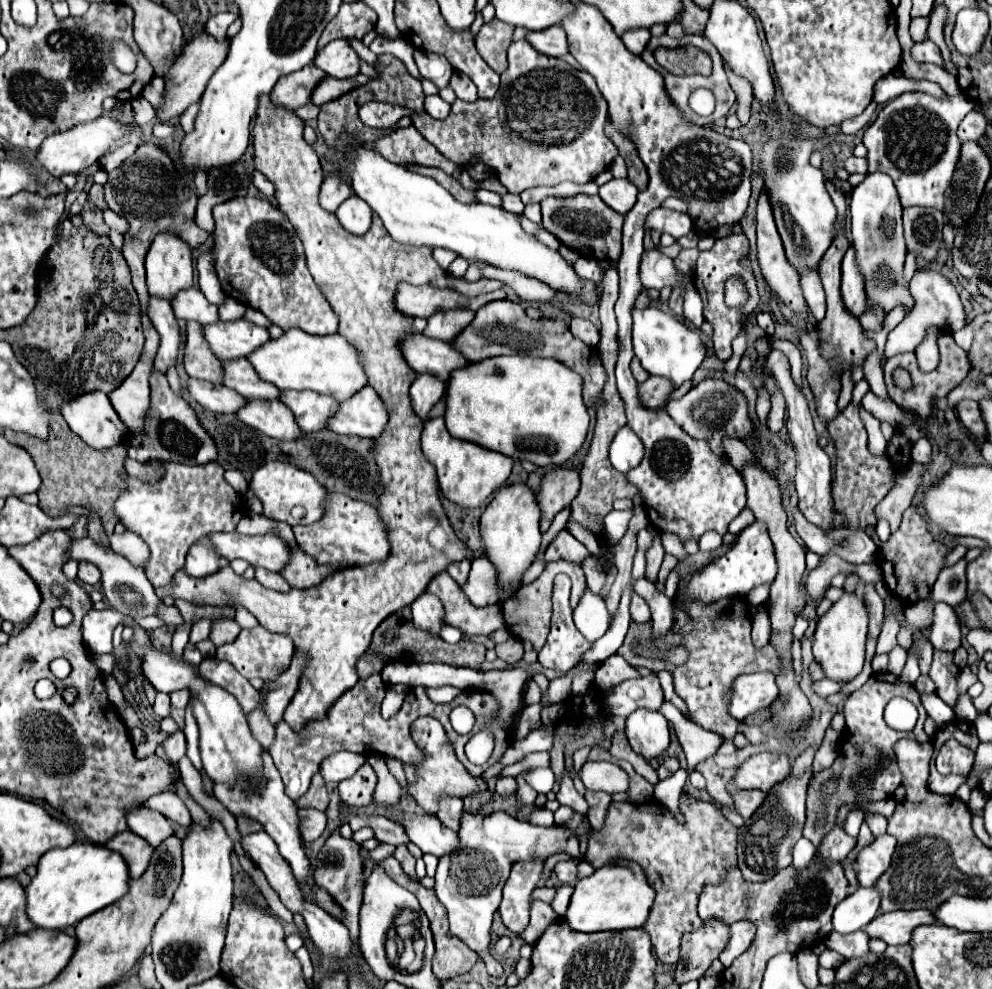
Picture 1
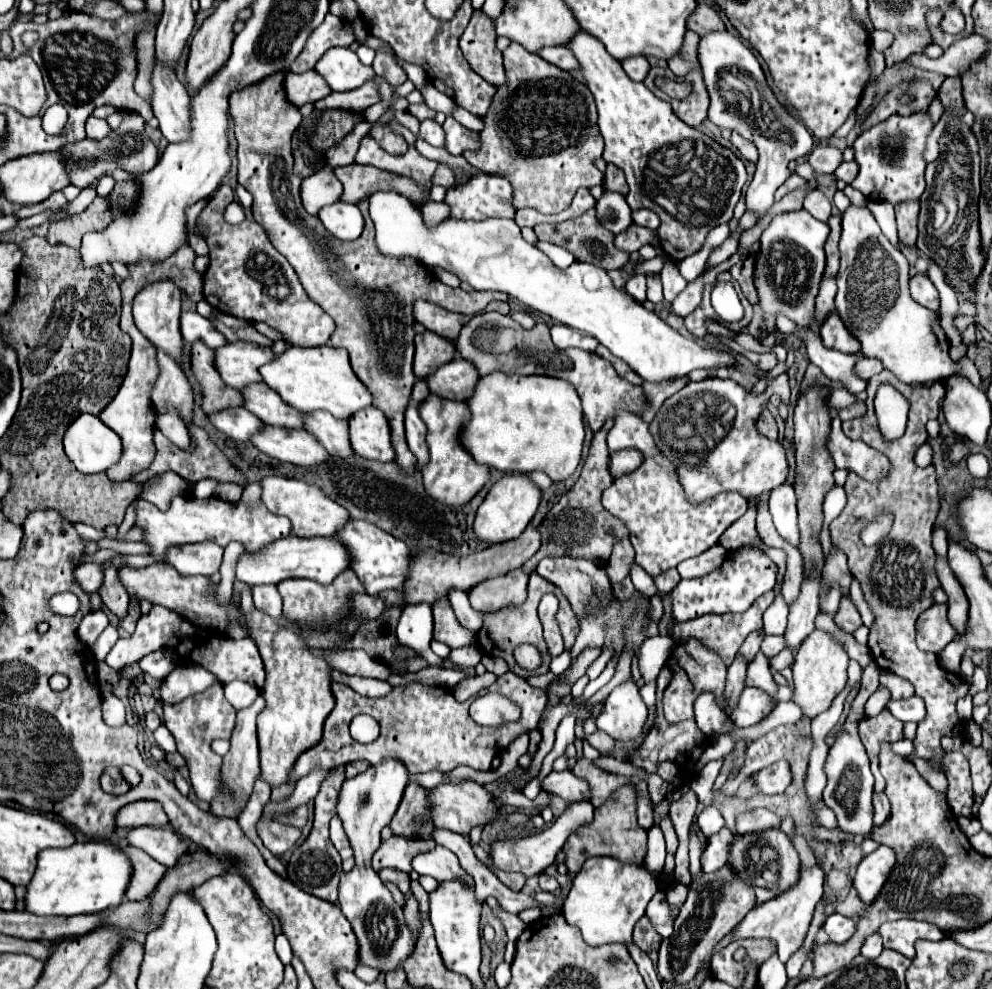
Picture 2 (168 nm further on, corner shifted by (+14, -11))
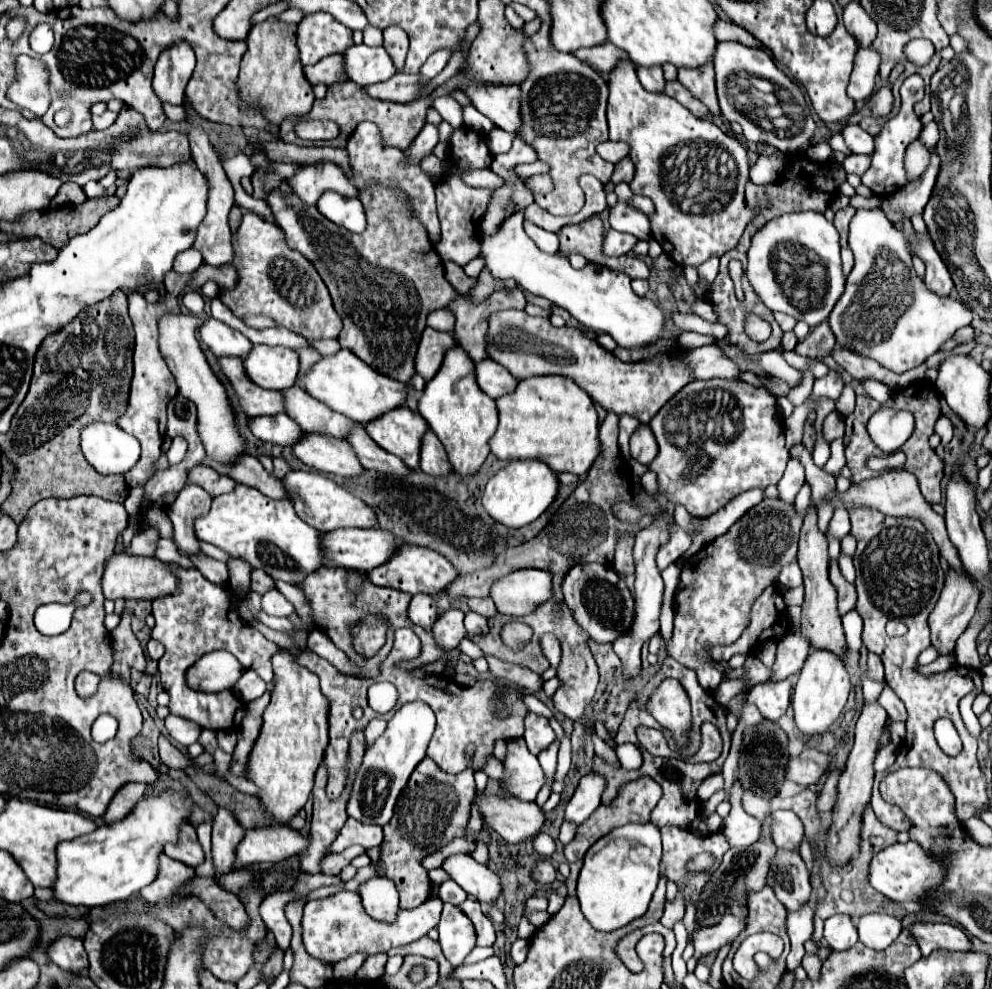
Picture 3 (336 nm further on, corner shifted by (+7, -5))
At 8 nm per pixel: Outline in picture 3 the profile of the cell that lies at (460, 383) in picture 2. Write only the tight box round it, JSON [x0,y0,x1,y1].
[477,358,519,400]

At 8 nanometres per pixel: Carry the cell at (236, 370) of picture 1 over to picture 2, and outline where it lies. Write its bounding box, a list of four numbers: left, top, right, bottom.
[242,384,302,428]

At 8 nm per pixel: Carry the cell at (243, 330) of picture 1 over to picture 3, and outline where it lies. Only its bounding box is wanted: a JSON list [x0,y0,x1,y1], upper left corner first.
[243,346,299,390]

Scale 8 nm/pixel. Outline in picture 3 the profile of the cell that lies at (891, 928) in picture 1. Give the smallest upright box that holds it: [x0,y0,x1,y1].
[909,922,973,956]

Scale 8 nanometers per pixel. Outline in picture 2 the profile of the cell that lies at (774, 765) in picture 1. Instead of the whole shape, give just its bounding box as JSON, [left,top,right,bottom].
[752,760,792,794]

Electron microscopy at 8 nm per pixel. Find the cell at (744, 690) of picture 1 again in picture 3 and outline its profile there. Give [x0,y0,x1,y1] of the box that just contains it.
[749,680,791,720]

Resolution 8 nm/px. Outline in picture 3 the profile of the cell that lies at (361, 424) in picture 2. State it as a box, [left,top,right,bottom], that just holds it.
[365,406,429,468]

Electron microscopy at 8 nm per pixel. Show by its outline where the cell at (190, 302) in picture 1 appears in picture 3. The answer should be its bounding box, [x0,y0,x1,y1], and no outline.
[201,318,253,358]

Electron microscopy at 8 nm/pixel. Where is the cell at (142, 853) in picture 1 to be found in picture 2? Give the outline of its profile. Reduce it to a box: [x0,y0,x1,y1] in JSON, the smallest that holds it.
[124,846,166,900]

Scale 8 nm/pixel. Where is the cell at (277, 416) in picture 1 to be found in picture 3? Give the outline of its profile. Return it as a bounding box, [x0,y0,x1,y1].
[293,434,365,478]

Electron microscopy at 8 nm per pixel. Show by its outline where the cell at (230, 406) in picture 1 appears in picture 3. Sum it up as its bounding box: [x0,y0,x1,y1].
[249,414,307,446]

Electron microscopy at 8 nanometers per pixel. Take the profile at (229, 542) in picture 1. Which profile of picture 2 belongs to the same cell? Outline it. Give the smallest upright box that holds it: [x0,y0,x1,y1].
[236,536,348,584]

